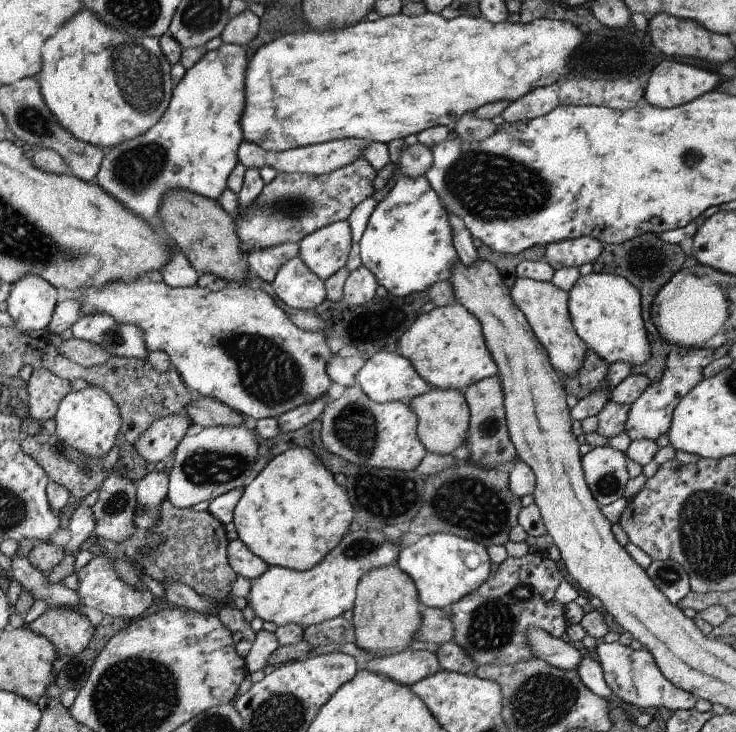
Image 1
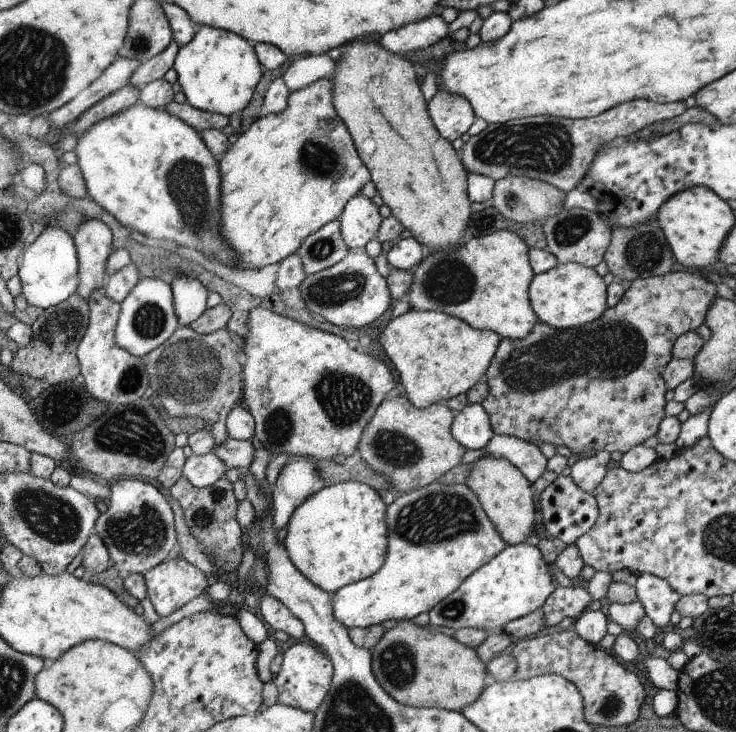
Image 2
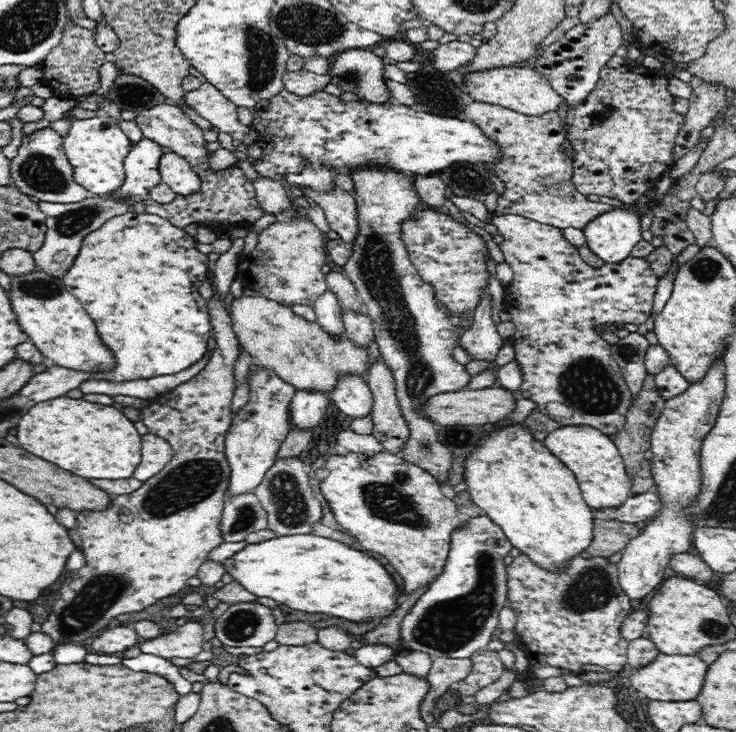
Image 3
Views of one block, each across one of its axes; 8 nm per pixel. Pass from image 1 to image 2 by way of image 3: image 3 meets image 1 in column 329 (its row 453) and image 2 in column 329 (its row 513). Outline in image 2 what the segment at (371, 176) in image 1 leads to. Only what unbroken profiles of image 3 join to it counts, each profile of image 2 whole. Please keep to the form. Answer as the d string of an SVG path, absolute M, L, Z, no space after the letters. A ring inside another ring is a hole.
M323 78L317 80L296 91L291 91L288 97L288 106L280 112L280 114L264 114L262 117L254 120L248 130L246 130L233 145L229 146L229 149L220 156L219 164L221 169L221 175L224 182L224 196L228 196L228 200L224 200L224 208L220 208L220 236L222 240L228 244L228 248L240 256L238 260L238 270L259 270L258 268L264 268L268 264L276 264L297 252L302 246L304 240L308 238L314 232L318 232L320 228L326 226L332 220L336 220L343 211L346 210L347 204L352 198L359 194L371 180L371 171L367 167L366 162L361 156L358 156L358 148L354 142L354 138L351 136L350 130L347 128L347 124L343 121L343 118L339 116L339 112L335 108L335 88L336 82L333 78ZM304 196L308 196L308 204L300 204L300 200L304 200Z

